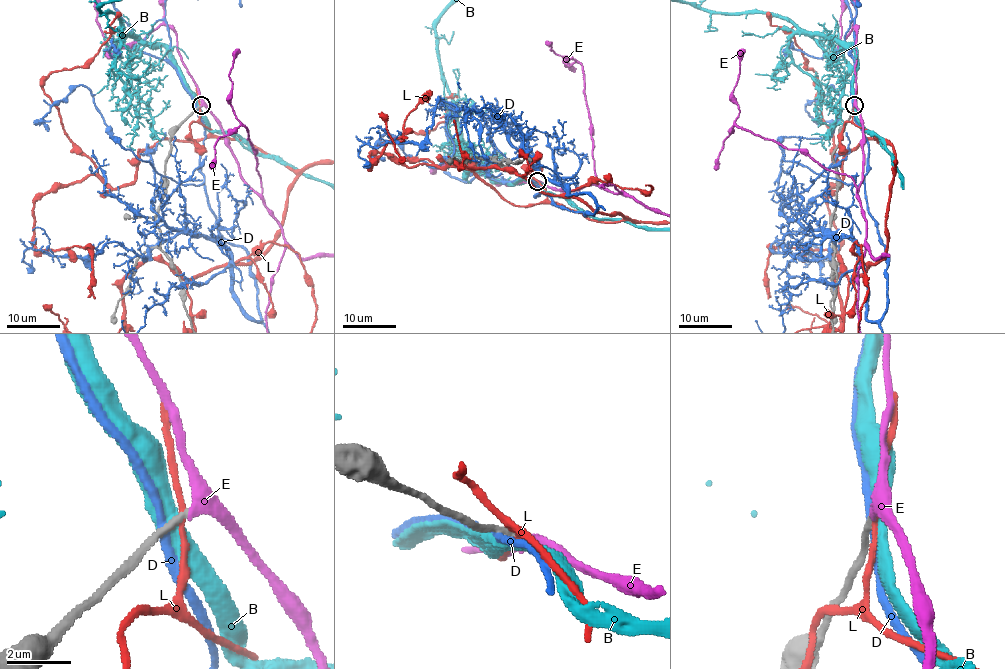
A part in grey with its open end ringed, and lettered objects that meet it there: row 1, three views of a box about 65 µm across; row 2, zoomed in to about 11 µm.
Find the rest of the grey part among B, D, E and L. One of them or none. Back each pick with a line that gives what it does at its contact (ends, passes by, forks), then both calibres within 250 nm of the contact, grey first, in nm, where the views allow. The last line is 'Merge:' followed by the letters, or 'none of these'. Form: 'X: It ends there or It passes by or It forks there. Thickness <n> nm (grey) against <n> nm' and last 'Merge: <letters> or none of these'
E: It passes by. Thickness 190 nm (grey) against 360 nm
Merge: E

